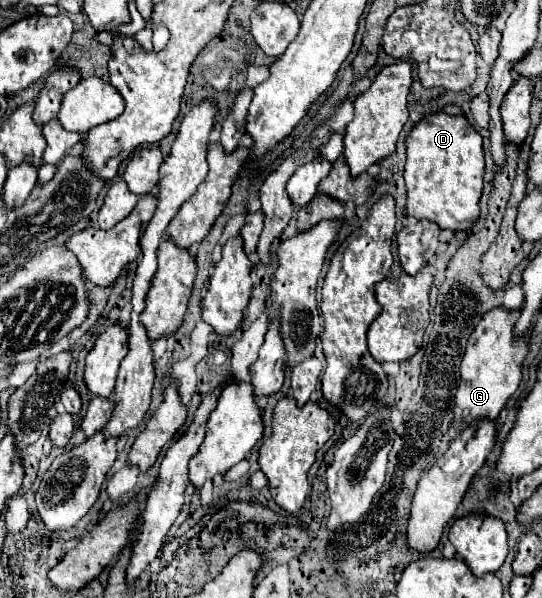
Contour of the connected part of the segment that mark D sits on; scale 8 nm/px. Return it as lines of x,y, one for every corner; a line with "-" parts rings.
438,112
422,118
406,138
406,170
408,188
406,210
410,216
434,220
440,228
466,230
480,216
480,198
484,190
484,148
482,136
470,126
464,114
450,116

